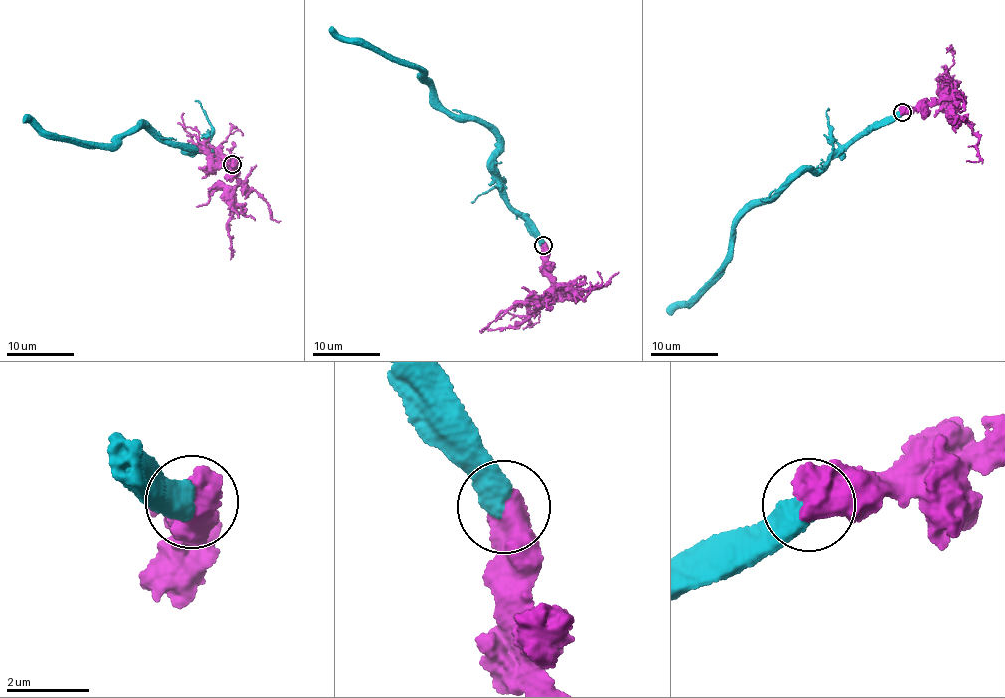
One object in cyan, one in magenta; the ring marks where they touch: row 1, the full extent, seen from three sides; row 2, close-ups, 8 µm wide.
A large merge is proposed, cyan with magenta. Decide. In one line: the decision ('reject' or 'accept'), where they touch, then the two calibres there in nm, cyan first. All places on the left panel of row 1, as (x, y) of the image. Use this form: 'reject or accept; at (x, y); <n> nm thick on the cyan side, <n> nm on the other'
accept; at (232, 164); 650 nm thick on the cyan side, 850 nm on the other

